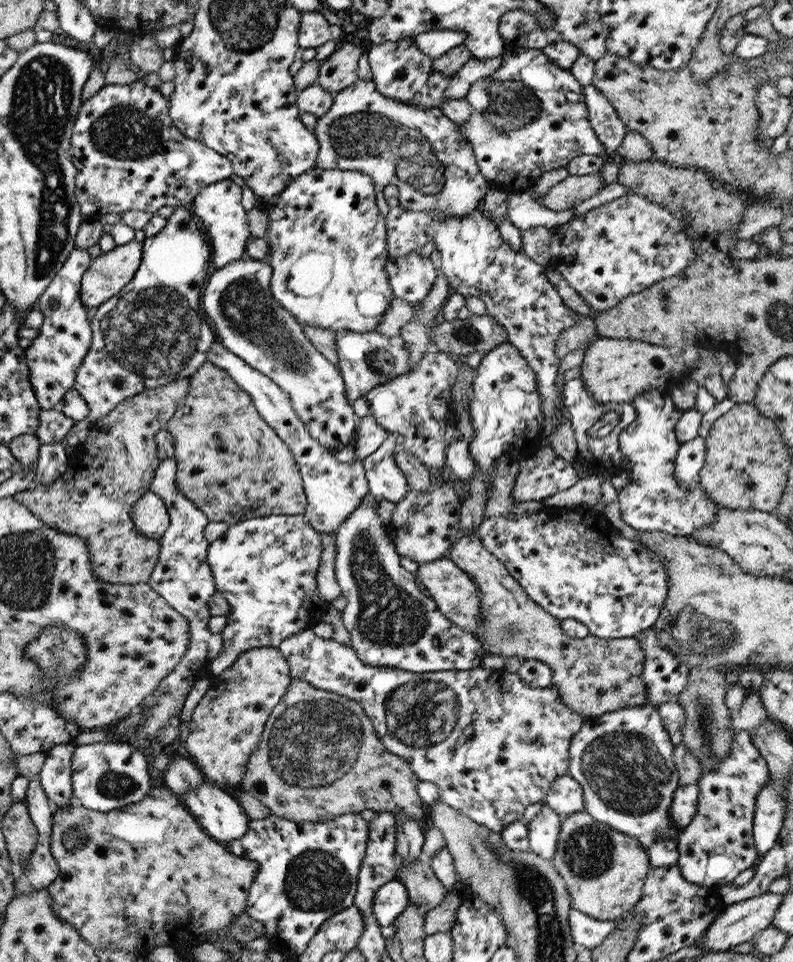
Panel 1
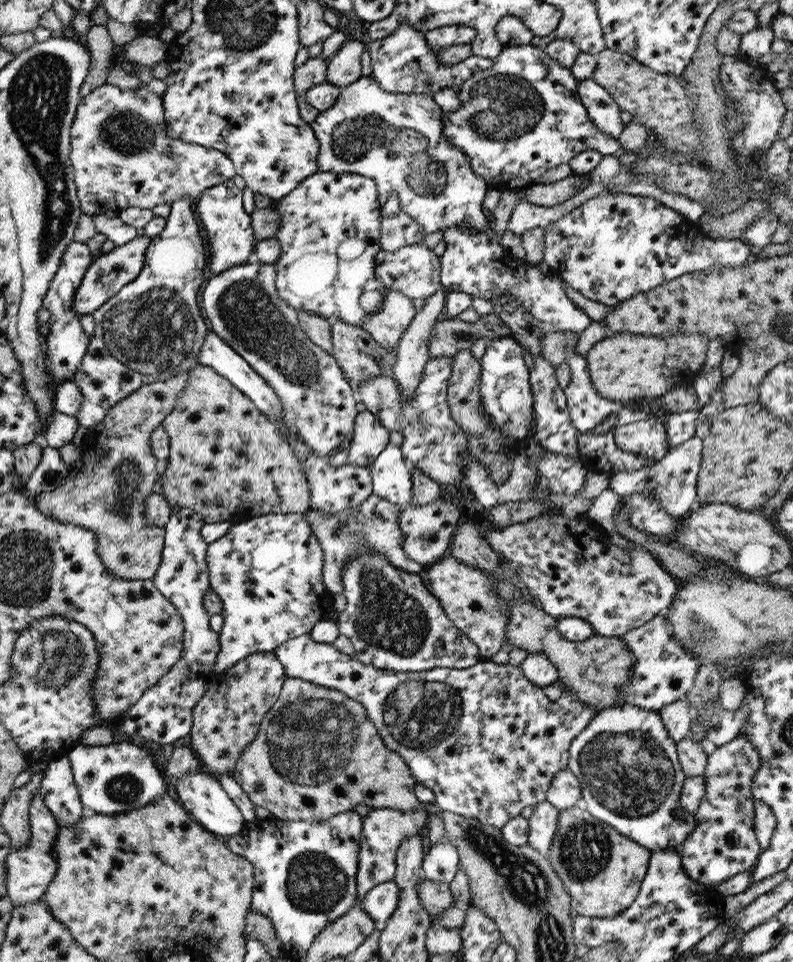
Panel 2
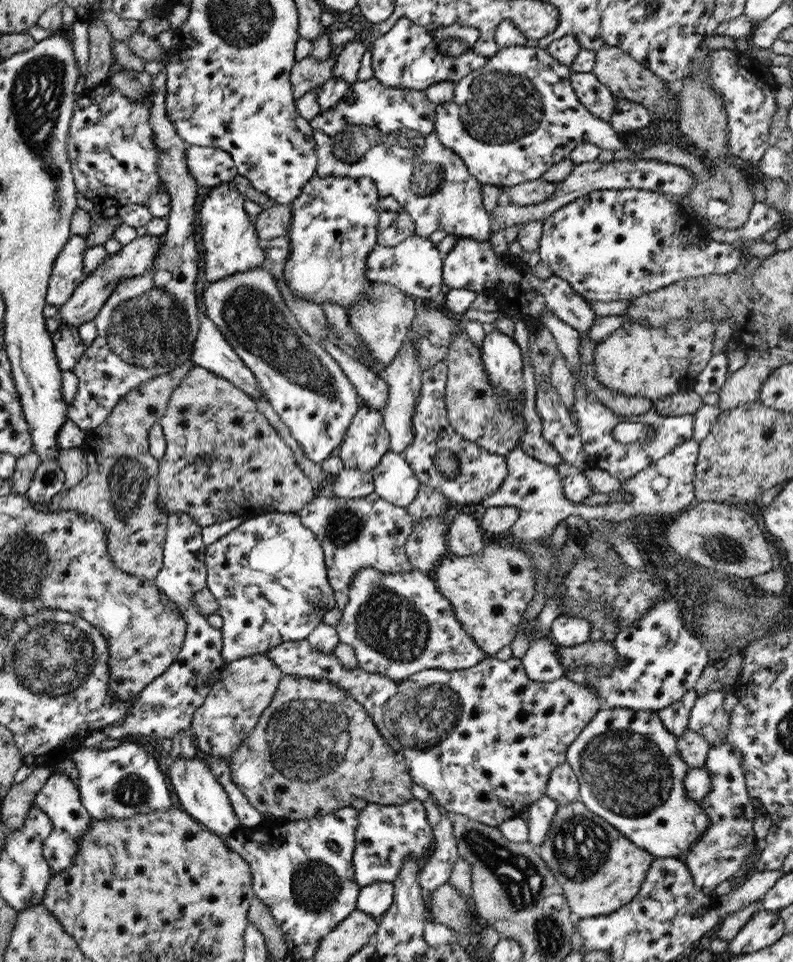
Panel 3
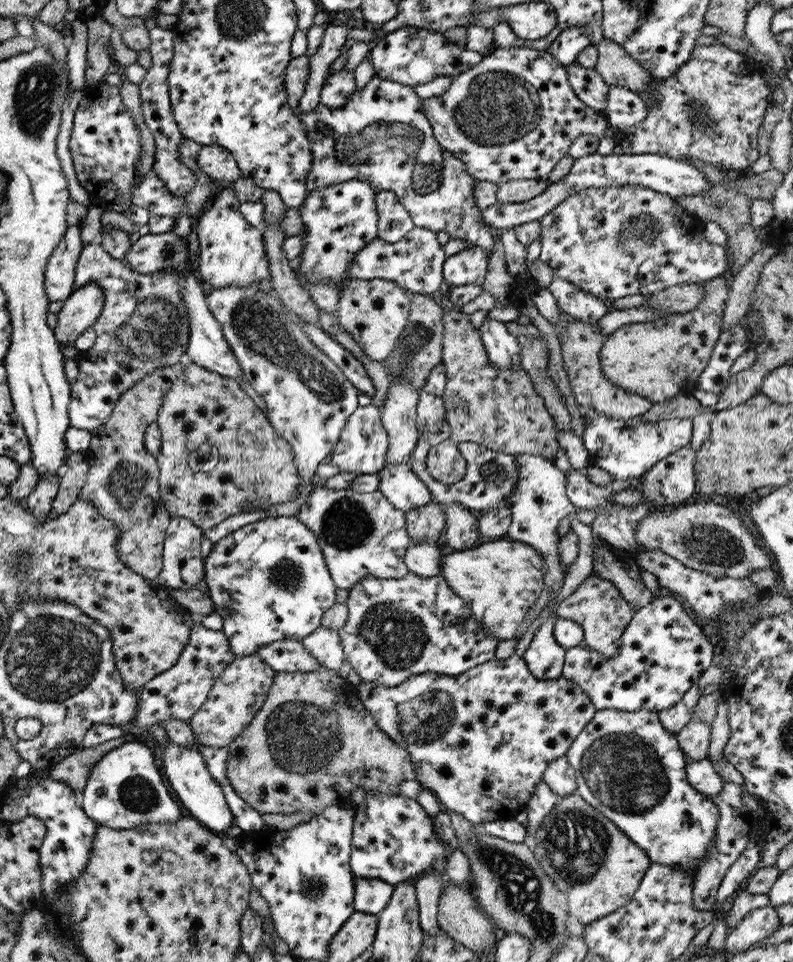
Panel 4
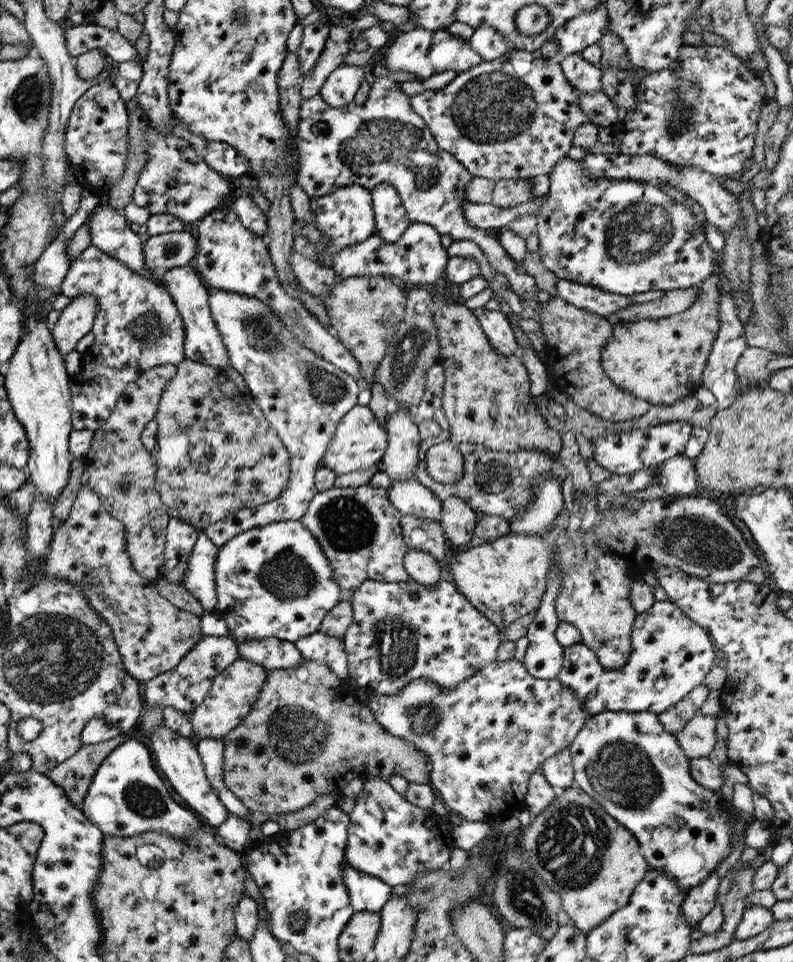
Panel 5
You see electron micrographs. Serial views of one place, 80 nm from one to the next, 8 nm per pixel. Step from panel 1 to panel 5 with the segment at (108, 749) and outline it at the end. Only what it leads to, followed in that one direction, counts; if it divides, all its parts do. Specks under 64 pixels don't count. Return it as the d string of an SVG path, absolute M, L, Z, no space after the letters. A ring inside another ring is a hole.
M130 738L113 748L99 763L99 768L95 770L95 774L90 780L85 797L82 798L82 809L80 811L103 835L129 838L145 831L157 831L167 833L172 839L188 839L199 831L209 829L205 822L194 812L171 799L161 776L155 770L154 763L147 748L141 742Z

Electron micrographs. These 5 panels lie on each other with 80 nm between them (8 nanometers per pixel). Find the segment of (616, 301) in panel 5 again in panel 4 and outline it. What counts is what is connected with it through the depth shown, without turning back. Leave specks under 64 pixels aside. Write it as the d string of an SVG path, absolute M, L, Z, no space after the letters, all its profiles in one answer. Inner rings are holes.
M555 277L546 287L549 295L555 300L558 310L573 320L595 323L600 316L613 310L609 299L599 299L588 292L579 290L565 279Z

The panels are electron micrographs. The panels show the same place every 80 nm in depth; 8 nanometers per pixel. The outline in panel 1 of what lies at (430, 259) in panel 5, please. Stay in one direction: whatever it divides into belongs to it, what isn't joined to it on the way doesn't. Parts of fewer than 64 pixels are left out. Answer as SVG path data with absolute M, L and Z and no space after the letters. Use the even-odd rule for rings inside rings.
M410 252L399 258L387 257L384 271L392 297L399 298L417 306L438 275L429 257L419 257L418 252Z

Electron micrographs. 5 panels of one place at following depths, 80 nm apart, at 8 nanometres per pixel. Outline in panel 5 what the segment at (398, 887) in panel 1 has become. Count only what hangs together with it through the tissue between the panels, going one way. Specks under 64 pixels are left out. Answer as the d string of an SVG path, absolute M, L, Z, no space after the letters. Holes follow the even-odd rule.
M346 861L340 864L342 883L349 895L349 904L354 912L379 912L389 900L393 888L381 882L375 875L357 872Z

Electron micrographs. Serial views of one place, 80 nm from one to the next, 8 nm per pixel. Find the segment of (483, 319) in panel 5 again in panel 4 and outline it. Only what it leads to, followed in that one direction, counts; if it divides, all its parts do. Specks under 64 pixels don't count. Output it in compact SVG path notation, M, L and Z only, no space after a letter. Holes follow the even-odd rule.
M485 318L478 330L487 360L495 368L517 368L520 366L520 348L515 336L505 326L505 323L494 319Z

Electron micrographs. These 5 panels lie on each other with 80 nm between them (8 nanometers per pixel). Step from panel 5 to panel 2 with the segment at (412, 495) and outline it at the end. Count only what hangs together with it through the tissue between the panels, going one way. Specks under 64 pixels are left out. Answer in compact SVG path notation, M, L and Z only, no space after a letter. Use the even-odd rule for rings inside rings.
M388 442L367 469L370 474L371 493L374 496L400 508L411 503L410 466L398 447Z

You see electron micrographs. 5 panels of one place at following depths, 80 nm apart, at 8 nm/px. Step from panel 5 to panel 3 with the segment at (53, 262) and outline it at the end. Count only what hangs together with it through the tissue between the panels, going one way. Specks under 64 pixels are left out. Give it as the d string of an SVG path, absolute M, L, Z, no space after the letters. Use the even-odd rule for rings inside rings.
M71 233L55 257L46 289L45 304L59 309L69 299L84 277L82 260L87 248L85 237Z

